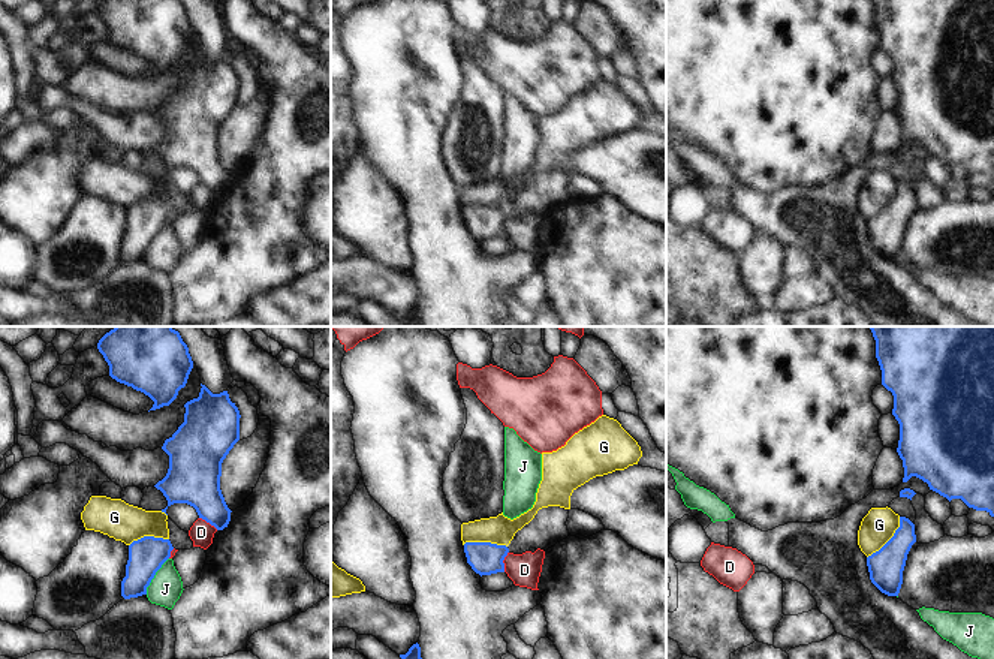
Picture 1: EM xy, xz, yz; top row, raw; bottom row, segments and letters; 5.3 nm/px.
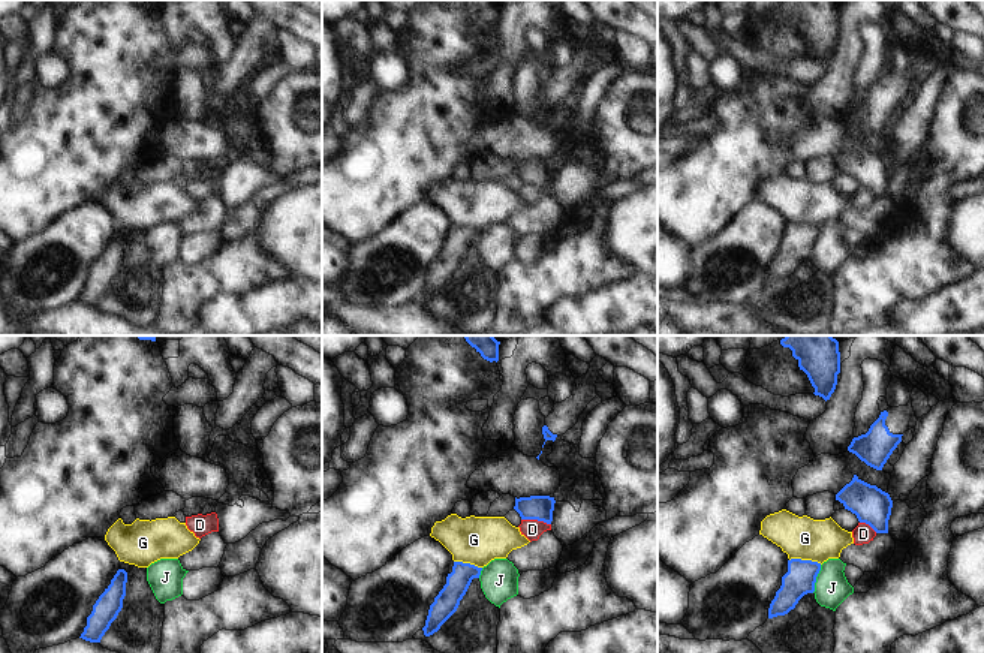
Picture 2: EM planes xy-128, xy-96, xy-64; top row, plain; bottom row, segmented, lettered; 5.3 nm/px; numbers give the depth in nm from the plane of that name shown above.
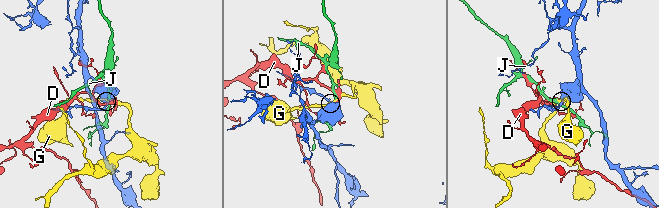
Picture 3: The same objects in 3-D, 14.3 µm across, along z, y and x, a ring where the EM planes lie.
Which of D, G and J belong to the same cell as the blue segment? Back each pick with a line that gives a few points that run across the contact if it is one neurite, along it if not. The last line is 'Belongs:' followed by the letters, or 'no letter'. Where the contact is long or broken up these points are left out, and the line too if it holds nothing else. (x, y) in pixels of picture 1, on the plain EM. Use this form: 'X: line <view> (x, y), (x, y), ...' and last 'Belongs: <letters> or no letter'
Belongs: no letter

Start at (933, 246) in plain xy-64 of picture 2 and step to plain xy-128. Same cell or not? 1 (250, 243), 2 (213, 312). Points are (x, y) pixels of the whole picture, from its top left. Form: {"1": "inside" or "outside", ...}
{"1": "inside", "2": "outside"}

